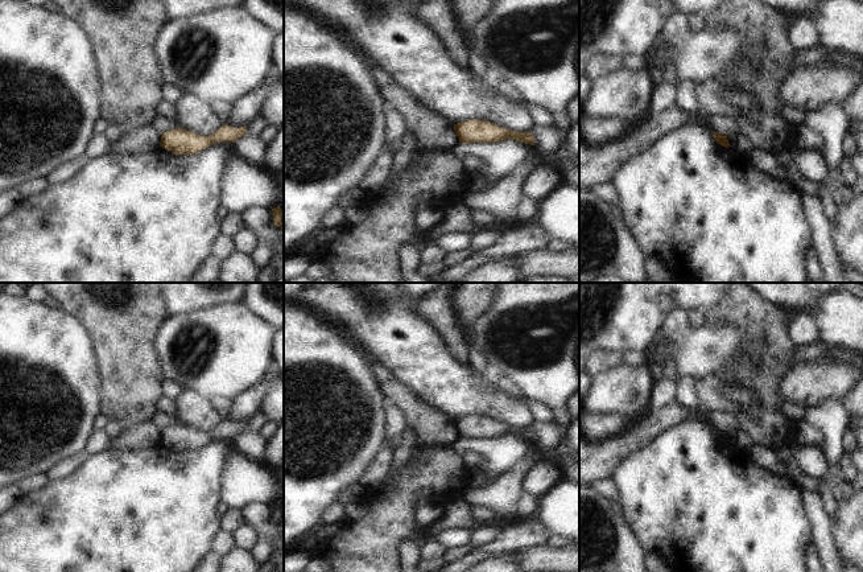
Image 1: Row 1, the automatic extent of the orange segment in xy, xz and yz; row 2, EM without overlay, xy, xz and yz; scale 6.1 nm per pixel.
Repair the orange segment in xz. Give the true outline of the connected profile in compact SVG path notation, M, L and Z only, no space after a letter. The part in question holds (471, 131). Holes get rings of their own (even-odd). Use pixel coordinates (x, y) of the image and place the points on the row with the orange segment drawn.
M466 120L454 124L454 129L459 143L462 144L495 143L503 141L505 139L513 139L525 144L534 145L534 136L530 132L511 131L484 120Z

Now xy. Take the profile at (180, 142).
M227 123L211 136L199 136L195 132L186 131L183 128L176 128L161 135L160 147L172 151L176 155L194 155L215 143L234 143L239 137L245 136L245 133L247 127L235 128L230 127Z

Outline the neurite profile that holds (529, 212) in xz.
M525 198L519 211L519 221L529 222L530 225L537 222L540 214L540 202Z

